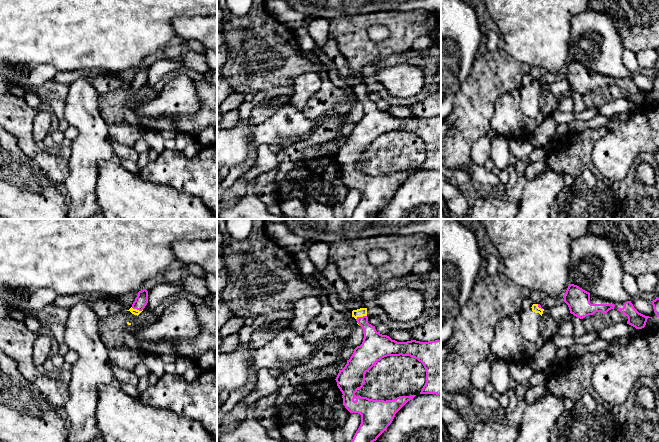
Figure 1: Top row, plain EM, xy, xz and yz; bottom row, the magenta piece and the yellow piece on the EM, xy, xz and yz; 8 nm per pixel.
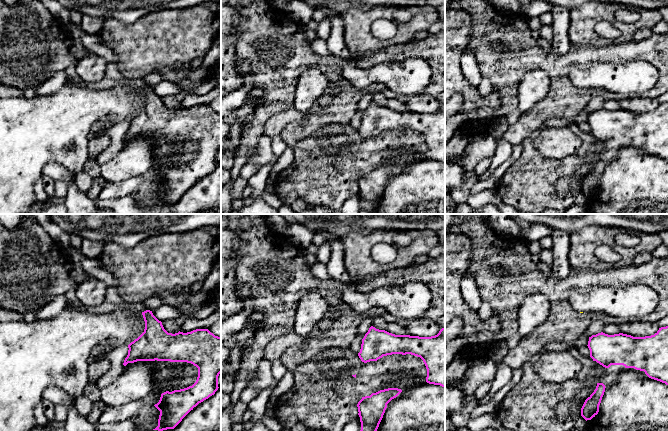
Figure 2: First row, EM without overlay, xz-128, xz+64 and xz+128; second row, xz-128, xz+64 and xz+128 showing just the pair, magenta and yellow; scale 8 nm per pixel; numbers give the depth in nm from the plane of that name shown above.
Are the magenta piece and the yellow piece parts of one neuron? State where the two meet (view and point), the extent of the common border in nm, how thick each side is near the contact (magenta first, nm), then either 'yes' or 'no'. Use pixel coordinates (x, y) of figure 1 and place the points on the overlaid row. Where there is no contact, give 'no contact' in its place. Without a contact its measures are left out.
meets magenta in xz at (361, 317); contact 90 nm long; 200 nm thick on the magenta side, 70 nm on the other; yes

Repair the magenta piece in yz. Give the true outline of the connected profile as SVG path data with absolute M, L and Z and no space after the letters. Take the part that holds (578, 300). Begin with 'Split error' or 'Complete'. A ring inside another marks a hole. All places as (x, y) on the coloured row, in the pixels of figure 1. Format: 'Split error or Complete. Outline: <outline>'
Split error. Outline: M569 284L563 296L564 302L568 305L570 313L583 319L596 312L606 314L611 309L617 309L628 317L627 324L642 329L645 327L647 319L652 318L639 313L631 303L614 303L583 290L577 285Z

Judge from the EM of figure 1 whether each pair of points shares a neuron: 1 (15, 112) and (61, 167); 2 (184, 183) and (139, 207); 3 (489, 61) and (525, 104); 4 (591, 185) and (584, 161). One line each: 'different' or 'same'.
1: same
2: different
3: different
4: different

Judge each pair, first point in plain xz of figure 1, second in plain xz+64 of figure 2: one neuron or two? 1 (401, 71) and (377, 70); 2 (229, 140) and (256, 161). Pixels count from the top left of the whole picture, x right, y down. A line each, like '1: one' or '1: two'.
1: one
2: two

